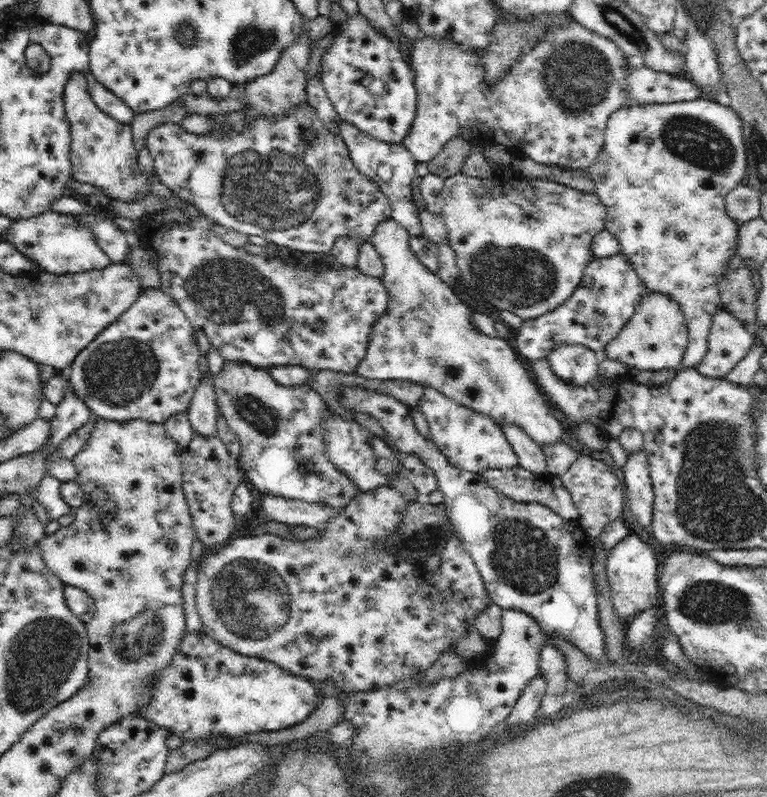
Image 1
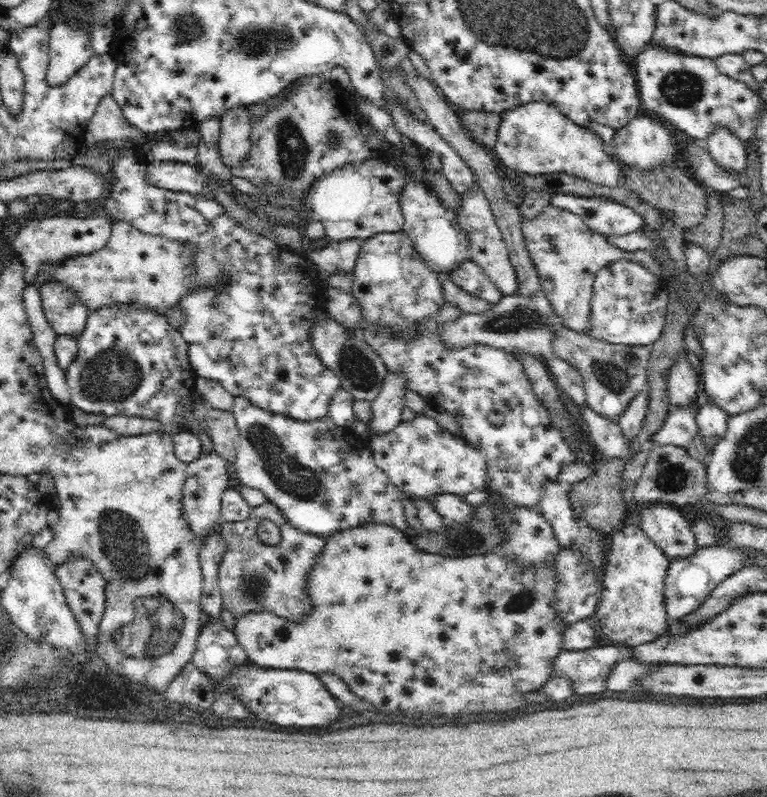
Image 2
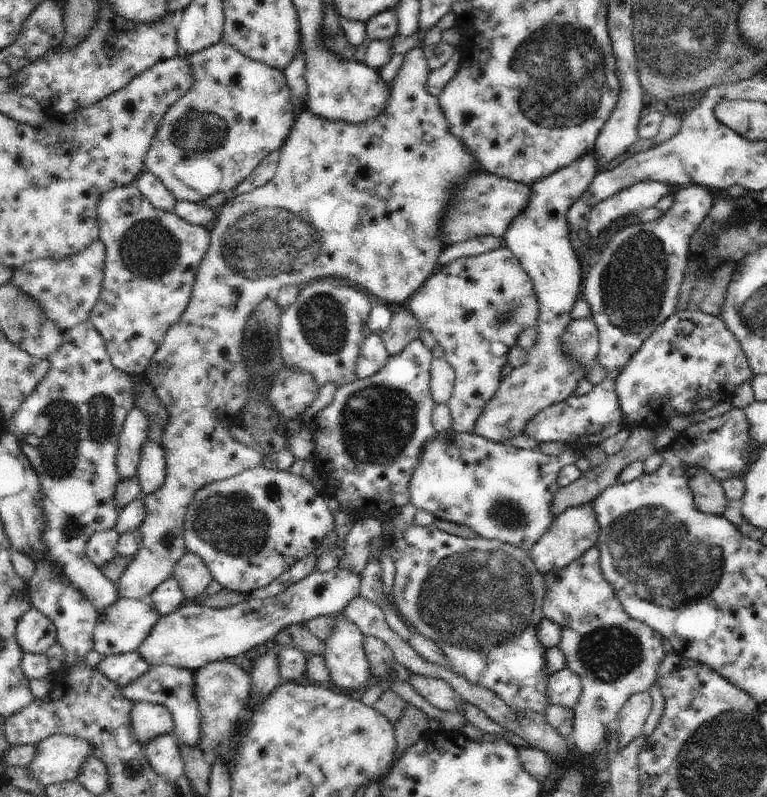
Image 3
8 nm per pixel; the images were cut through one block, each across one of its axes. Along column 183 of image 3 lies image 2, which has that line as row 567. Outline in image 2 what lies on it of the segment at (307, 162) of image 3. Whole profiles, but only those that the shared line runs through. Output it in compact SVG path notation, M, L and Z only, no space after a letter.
M366 523L340 530L326 538L324 550L320 552L316 564L308 574L308 597L312 603L312 613L300 623L292 623L288 619L280 618L268 611L262 613L245 614L236 619L238 643L248 653L248 658L260 668L268 669L297 669L312 674L330 672L340 676L352 694L371 704L376 710L387 714L406 715L408 717L428 716L434 718L456 718L460 714L474 716L474 714L492 714L492 712L512 712L526 706L526 694L544 688L554 671L554 660L564 649L564 634L568 625L556 614L552 602L556 600L554 592L558 586L556 579L555 559L545 563L524 567L514 559L506 559L498 551L468 556L466 558L452 558L441 554L430 554L416 550L415 539L410 539L403 532L387 524Z

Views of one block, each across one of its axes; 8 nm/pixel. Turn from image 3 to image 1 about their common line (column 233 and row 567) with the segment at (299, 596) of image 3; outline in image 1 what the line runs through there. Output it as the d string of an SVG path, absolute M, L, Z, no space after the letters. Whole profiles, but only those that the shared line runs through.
M626 536L626 538L620 540L620 542L608 552L606 572L611 599L613 600L616 613L622 620L630 616L635 616L638 612L642 612L642 610L648 610L648 608L652 608L654 603L660 601L659 579L656 575L656 568L658 568L658 560L656 560L654 550L652 550L644 540L640 540L638 536Z

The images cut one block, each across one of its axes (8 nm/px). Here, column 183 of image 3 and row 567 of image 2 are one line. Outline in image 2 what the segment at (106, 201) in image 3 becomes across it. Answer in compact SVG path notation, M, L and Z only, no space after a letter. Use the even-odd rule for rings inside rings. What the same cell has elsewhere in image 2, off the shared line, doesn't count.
M268 500L260 506L251 507L251 515L246 520L220 525L225 553L219 562L218 585L223 606L234 619L268 611L292 623L304 621L313 610L308 597L308 574L324 550L326 539L319 534L302 532L285 522L281 510ZM263 518L275 520L281 528L281 540L275 546L266 545L258 539L256 530Z

